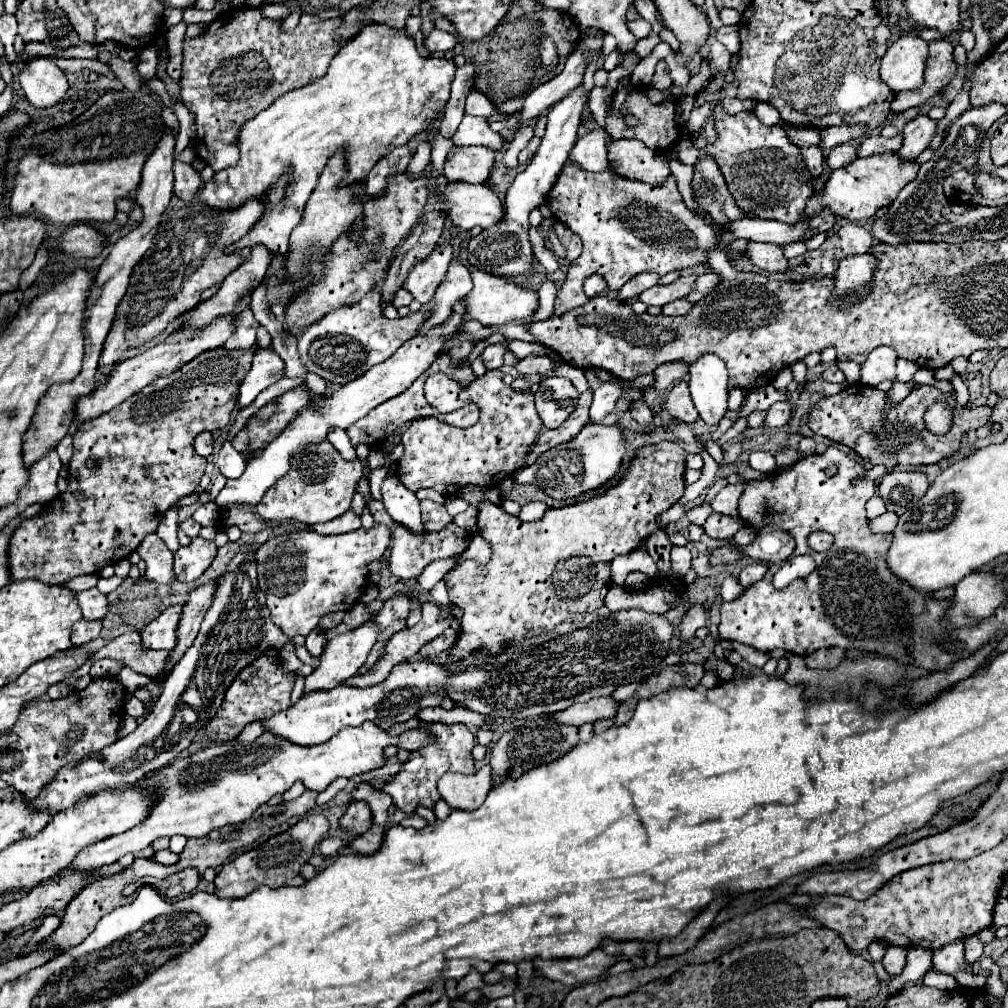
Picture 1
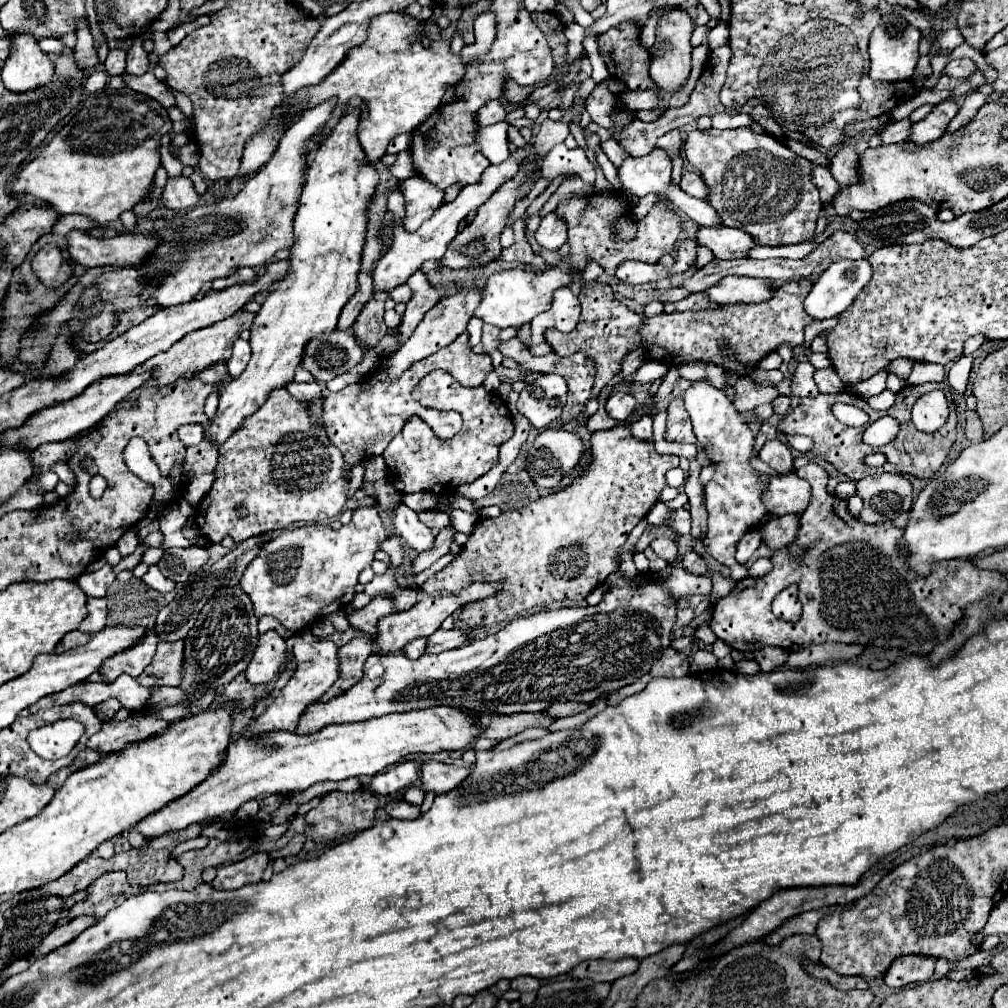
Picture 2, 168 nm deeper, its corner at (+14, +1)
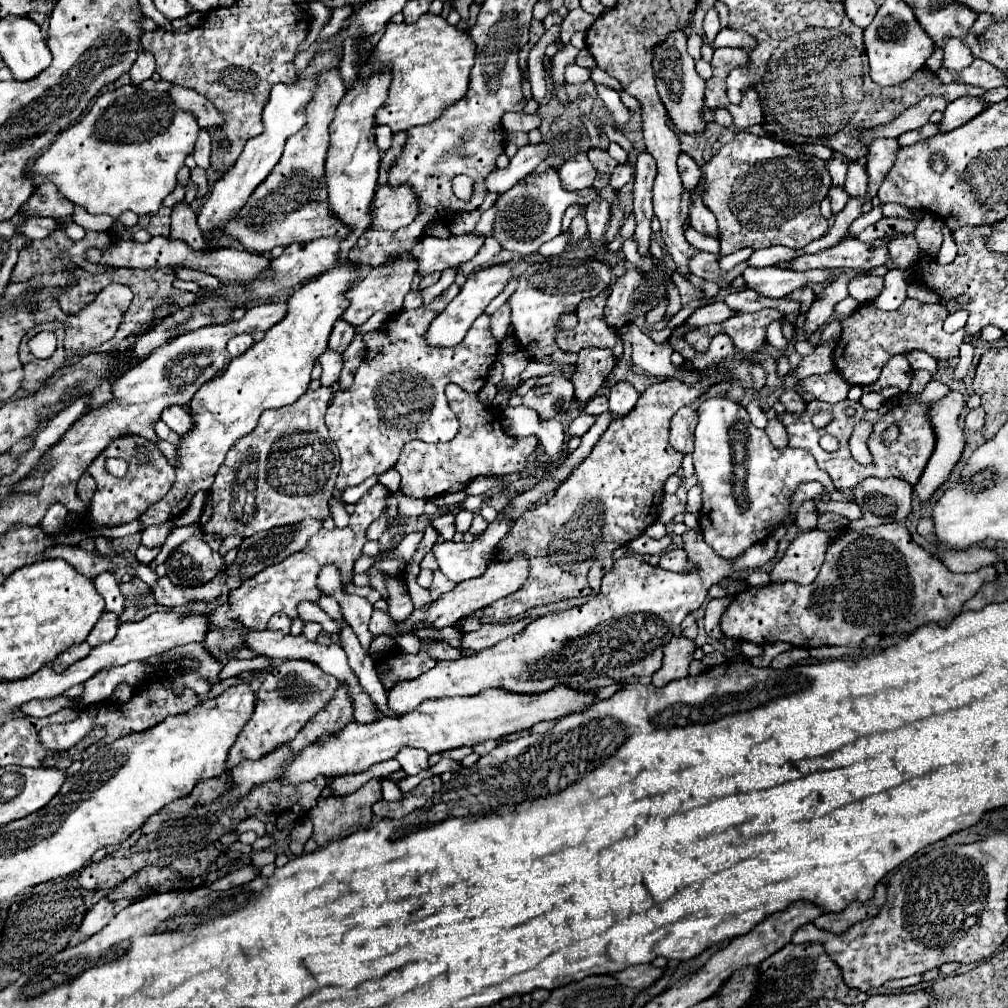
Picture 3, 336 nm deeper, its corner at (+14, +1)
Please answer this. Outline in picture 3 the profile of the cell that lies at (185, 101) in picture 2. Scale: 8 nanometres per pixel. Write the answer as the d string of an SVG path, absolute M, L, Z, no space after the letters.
M200 129L200 135L198 135L196 147L194 147L194 159L196 159L198 167L202 167L202 169L210 167L210 135L204 129Z

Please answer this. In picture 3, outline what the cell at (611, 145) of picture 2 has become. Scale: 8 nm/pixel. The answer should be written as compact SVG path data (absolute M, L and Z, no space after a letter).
M590 149L588 151L588 159L594 165L594 169L600 171L600 173L612 173L614 167L618 165L618 161L614 161L608 155L608 151L604 151L604 149Z

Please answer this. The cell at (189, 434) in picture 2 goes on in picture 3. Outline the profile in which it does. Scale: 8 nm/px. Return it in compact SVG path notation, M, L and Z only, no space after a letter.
M178 405L166 407L166 411L162 411L162 421L178 435L186 435L188 431L194 429L194 417L190 415L190 411Z

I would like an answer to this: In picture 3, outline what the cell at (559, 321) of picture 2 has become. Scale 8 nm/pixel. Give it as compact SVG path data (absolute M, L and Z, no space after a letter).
M566 313L566 315L562 315L562 317L558 319L558 323L556 323L556 327L558 327L560 331L570 331L570 329L574 329L576 325L578 325L576 313Z

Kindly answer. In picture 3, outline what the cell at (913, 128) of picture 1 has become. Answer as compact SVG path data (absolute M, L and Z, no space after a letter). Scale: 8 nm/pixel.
M970 95L960 97L960 99L948 103L944 117L938 123L938 129L940 129L940 133L948 133L948 131L968 123L974 115L978 115L984 109L986 109L986 103L982 103L978 97L970 97Z

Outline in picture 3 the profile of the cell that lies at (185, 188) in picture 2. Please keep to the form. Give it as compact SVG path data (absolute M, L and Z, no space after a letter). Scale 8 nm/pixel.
M184 201L176 203L172 207L172 227L170 227L170 237L172 239L182 239L186 243L190 243L190 247L200 249L204 247L204 239L202 233L196 225L196 213L192 211L190 205L186 205Z

